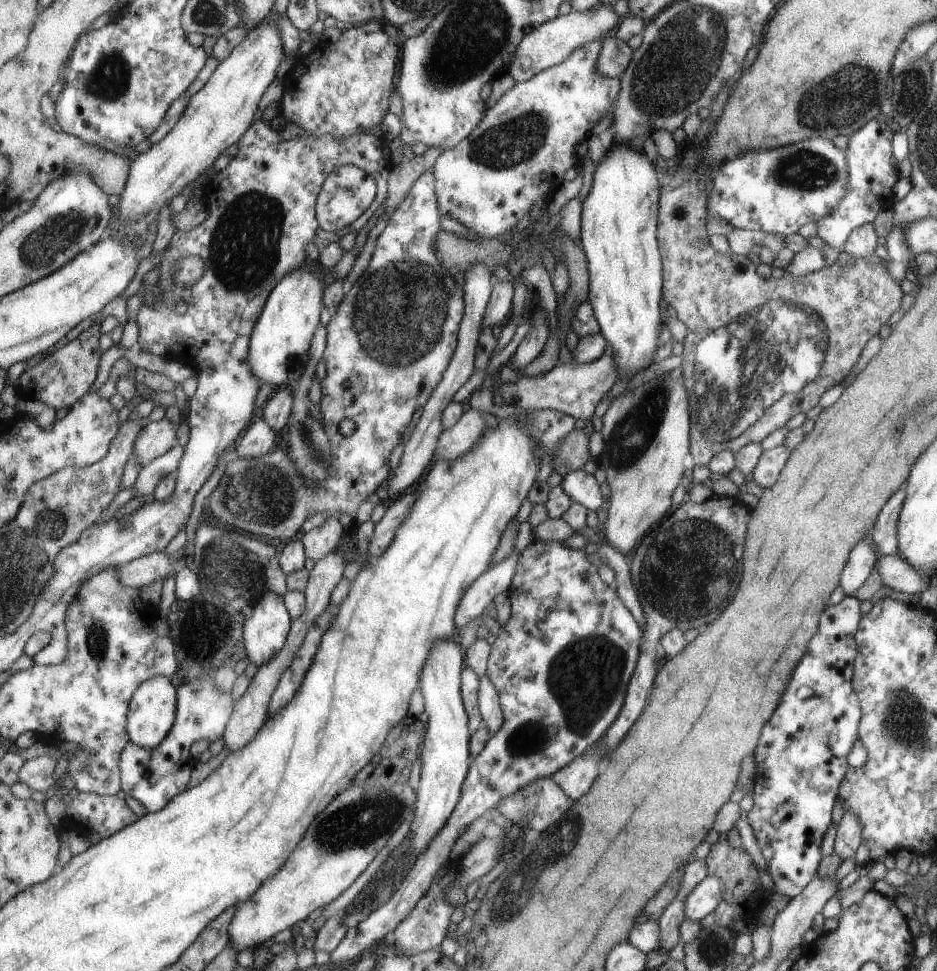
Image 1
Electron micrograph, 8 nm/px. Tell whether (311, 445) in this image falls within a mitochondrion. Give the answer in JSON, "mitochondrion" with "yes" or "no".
{"mitochondrion":"yes"}

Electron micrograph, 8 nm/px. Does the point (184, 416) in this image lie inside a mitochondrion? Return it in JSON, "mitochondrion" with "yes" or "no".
{"mitochondrion":"no"}

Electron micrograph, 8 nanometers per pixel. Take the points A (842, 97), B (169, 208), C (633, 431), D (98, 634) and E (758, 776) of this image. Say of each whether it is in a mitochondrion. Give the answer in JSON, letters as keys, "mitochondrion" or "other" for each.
{"A":"mitochondrion","B":"other","C":"mitochondrion","D":"mitochondrion","E":"other"}

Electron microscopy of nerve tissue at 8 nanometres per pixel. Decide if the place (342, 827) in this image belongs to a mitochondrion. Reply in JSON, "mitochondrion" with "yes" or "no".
{"mitochondrion":"yes"}

